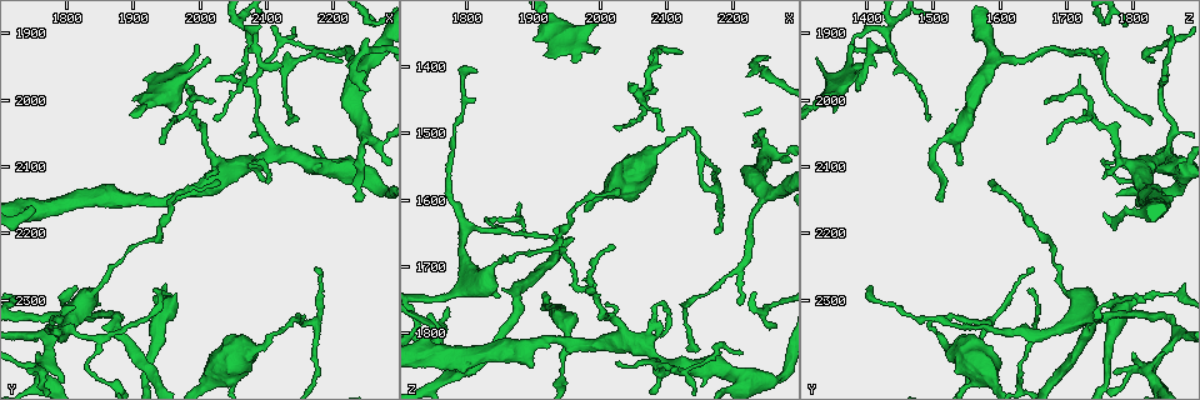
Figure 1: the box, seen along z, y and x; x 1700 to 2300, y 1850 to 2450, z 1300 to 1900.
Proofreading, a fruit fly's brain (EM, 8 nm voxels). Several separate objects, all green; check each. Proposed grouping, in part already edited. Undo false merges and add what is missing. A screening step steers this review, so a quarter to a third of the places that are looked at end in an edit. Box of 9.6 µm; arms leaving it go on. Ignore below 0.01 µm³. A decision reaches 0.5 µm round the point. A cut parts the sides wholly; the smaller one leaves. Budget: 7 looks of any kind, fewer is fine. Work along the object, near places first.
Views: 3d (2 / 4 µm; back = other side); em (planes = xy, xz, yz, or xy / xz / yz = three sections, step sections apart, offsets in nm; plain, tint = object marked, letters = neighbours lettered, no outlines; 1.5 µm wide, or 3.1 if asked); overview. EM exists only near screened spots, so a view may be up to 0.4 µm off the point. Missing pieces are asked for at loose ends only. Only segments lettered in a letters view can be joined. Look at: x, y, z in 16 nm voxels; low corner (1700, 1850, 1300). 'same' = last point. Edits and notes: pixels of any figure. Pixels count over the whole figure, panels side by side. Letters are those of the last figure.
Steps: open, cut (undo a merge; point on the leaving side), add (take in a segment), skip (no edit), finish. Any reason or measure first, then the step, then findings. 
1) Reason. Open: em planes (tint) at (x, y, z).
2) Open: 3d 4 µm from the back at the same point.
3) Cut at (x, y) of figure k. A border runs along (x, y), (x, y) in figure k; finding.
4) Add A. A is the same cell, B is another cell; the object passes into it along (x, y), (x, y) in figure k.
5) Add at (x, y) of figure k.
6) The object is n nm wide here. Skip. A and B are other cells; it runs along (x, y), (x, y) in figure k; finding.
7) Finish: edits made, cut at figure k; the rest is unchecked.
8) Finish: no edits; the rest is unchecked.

Branch stops here. Open: 3d 2 µm at (1990, 1920, 1375).

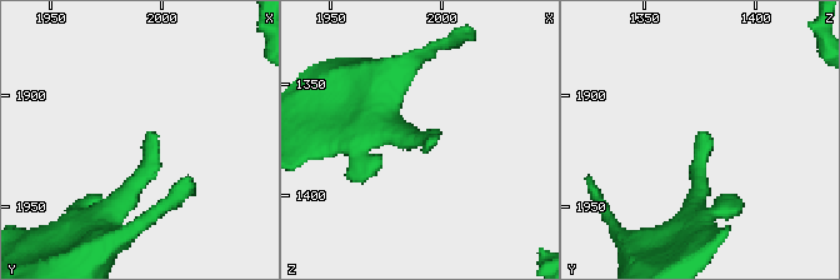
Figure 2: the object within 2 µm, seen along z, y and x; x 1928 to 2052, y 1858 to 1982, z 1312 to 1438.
Open: em planes (letters) at (1992, 1917, 1379).

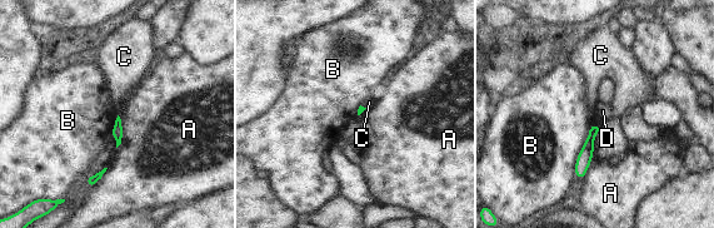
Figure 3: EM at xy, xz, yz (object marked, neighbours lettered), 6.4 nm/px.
Skip. A, B, C and D are other cells; it runs along (597, 127), (589, 140), (579, 174) in figure 3; no lettered segment goes on from it.

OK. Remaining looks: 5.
Open: em planes (tint) at (2020, 2030, 1490).

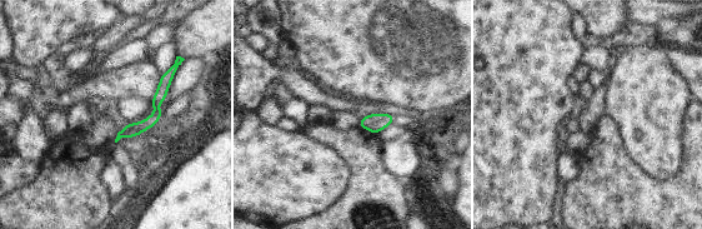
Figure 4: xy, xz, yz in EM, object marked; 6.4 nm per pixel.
See the neighbours. Open: em planes (letters) at the same point.

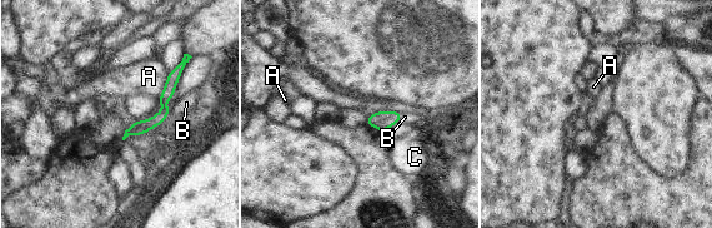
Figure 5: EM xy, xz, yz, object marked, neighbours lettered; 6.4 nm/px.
The longest contact is with A, 190 nm. Skip. A, B and C are other cells; no lettered segment goes on from it.

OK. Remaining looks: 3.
Sharp bend. Open: 3d 4 µm from the back at (2140, 2330, 1500).

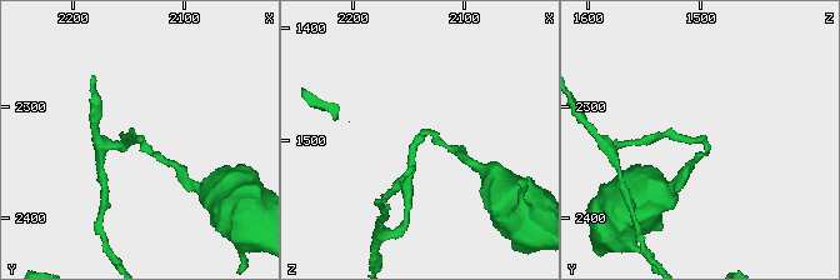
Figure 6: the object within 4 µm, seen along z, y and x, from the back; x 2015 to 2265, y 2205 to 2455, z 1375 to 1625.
Open: em xz step 4 (tint) at (2138, 2332, 1498).

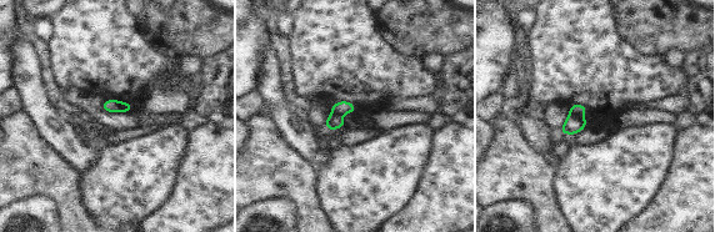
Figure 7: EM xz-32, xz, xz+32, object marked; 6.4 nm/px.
See the neighbours. Open: em xz step 4 (letters) at the same point.

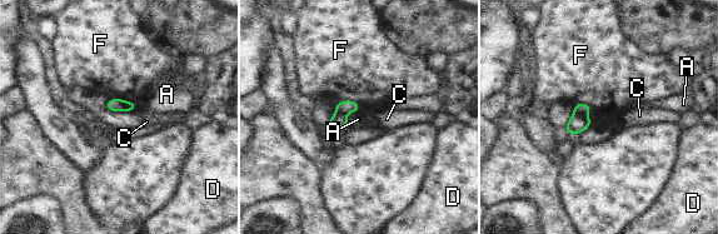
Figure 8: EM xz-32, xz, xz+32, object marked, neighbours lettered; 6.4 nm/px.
Cut at (578, 108) of figure 8. A, C, D and F are other cells; a border runs along (574, 111), (587, 114) in figure 8; a second neuron is stuck on.

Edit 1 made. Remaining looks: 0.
Finish: edits made, cut at figure 8; the rest is unchecked.

